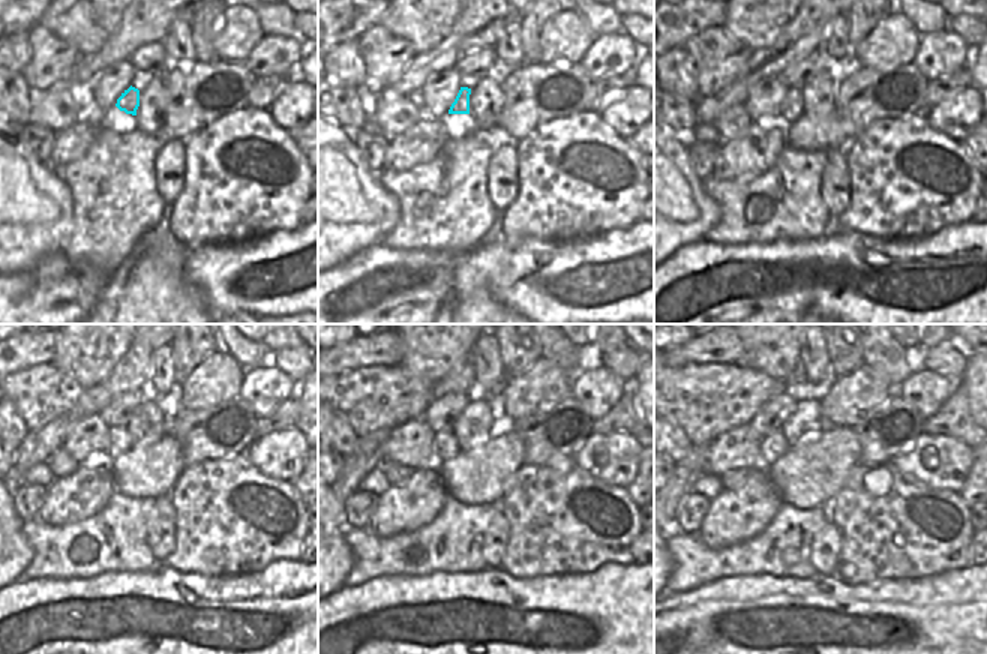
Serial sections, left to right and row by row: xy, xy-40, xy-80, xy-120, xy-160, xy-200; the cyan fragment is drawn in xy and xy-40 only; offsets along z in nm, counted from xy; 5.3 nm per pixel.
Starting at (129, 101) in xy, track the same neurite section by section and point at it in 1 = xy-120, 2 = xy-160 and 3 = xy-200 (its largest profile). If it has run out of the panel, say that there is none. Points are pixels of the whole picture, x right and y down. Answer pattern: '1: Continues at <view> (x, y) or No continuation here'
1: Continues at xy-120 (119, 437)
2: Continues at xy-160 (446, 446)
3: Continues at xy-200 (774, 446)

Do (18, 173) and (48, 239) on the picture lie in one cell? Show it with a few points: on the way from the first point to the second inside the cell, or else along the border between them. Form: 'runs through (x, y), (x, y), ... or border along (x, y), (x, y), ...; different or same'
runs through (18, 189), (18, 206), (35, 222); same

